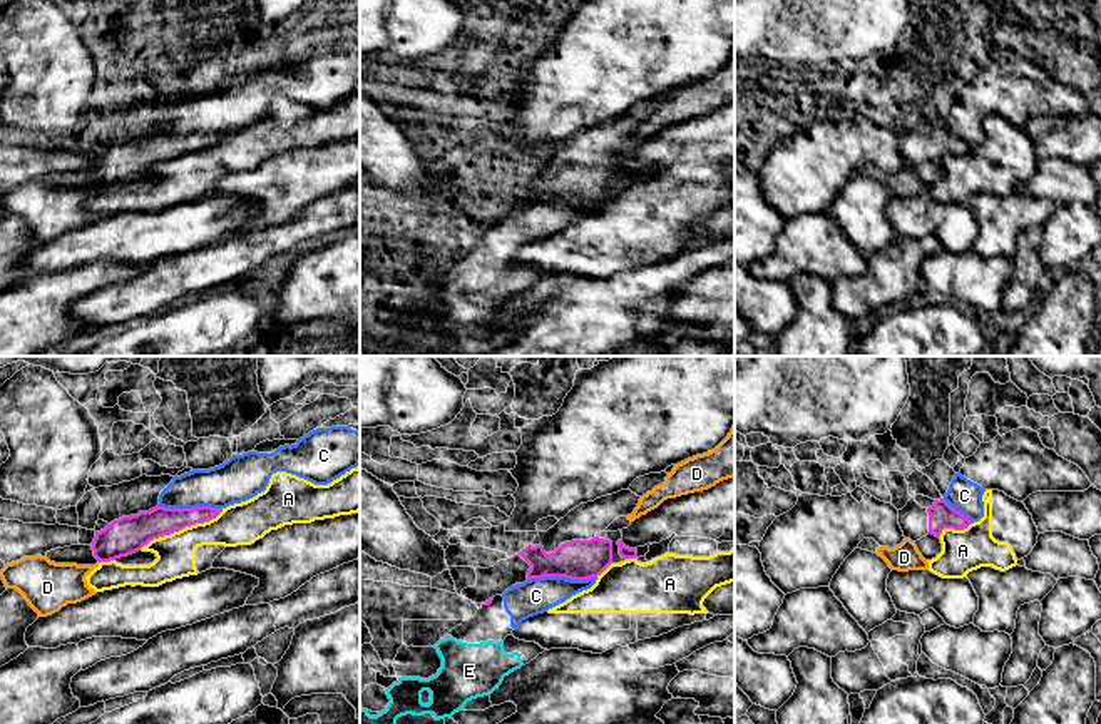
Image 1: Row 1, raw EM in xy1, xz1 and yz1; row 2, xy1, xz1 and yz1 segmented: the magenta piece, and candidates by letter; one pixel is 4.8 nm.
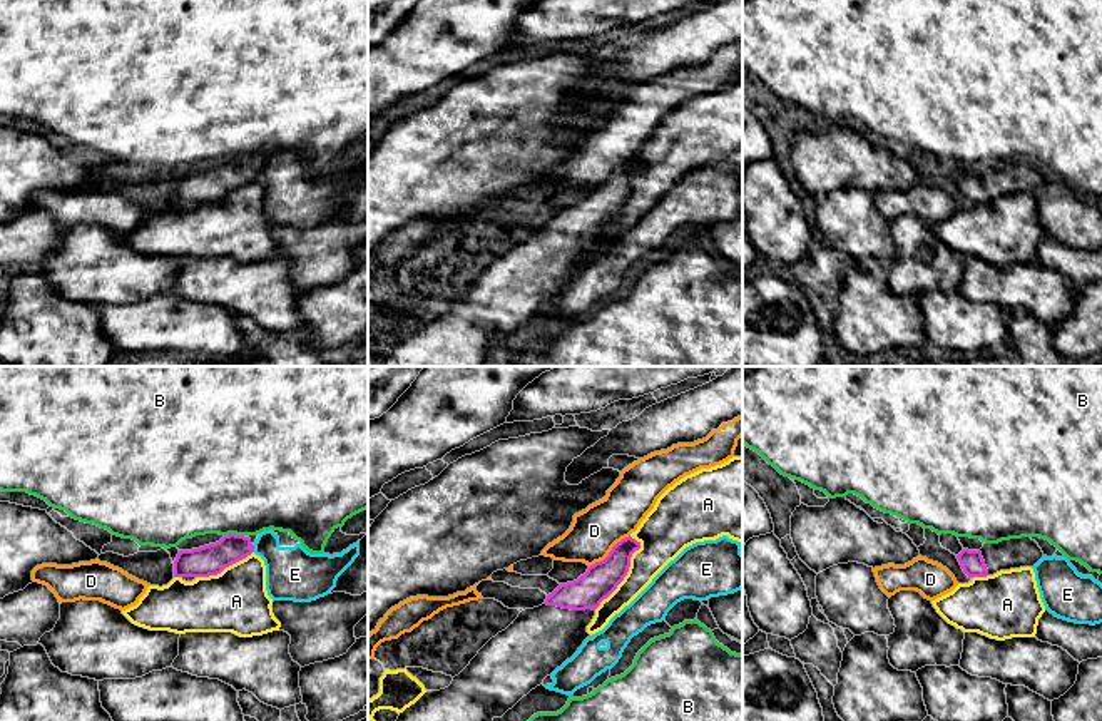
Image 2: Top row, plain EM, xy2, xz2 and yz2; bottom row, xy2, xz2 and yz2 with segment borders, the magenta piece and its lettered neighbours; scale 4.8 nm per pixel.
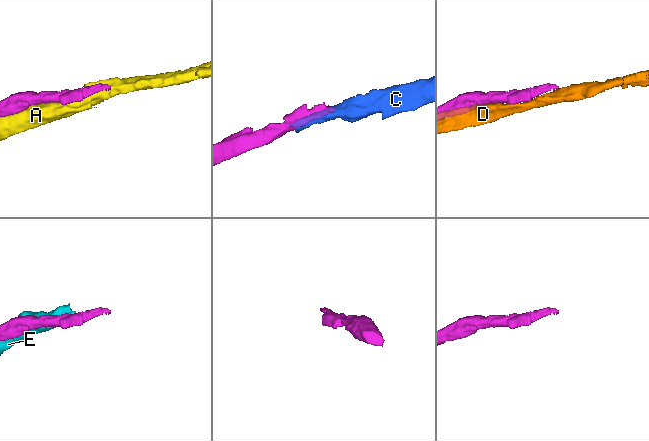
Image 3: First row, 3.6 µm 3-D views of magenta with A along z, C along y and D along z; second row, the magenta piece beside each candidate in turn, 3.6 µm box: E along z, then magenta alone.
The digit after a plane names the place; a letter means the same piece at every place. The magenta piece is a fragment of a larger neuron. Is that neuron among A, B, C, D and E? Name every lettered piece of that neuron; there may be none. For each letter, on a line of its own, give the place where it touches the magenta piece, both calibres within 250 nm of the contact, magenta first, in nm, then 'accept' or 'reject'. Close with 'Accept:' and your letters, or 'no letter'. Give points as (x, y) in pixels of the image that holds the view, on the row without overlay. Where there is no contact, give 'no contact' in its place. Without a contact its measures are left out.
A: xy1 (181, 154) | 180/190 nm | reject
B: xy2 (233, 159) | 150/500 nm | reject
C: xz1 (561, 201) | 190/170 nm | reject
D: xz2 (609, 178) | 160/220 nm | reject
E: xy2 (253, 174) | 150/260 nm | reject
Accept: no letter

